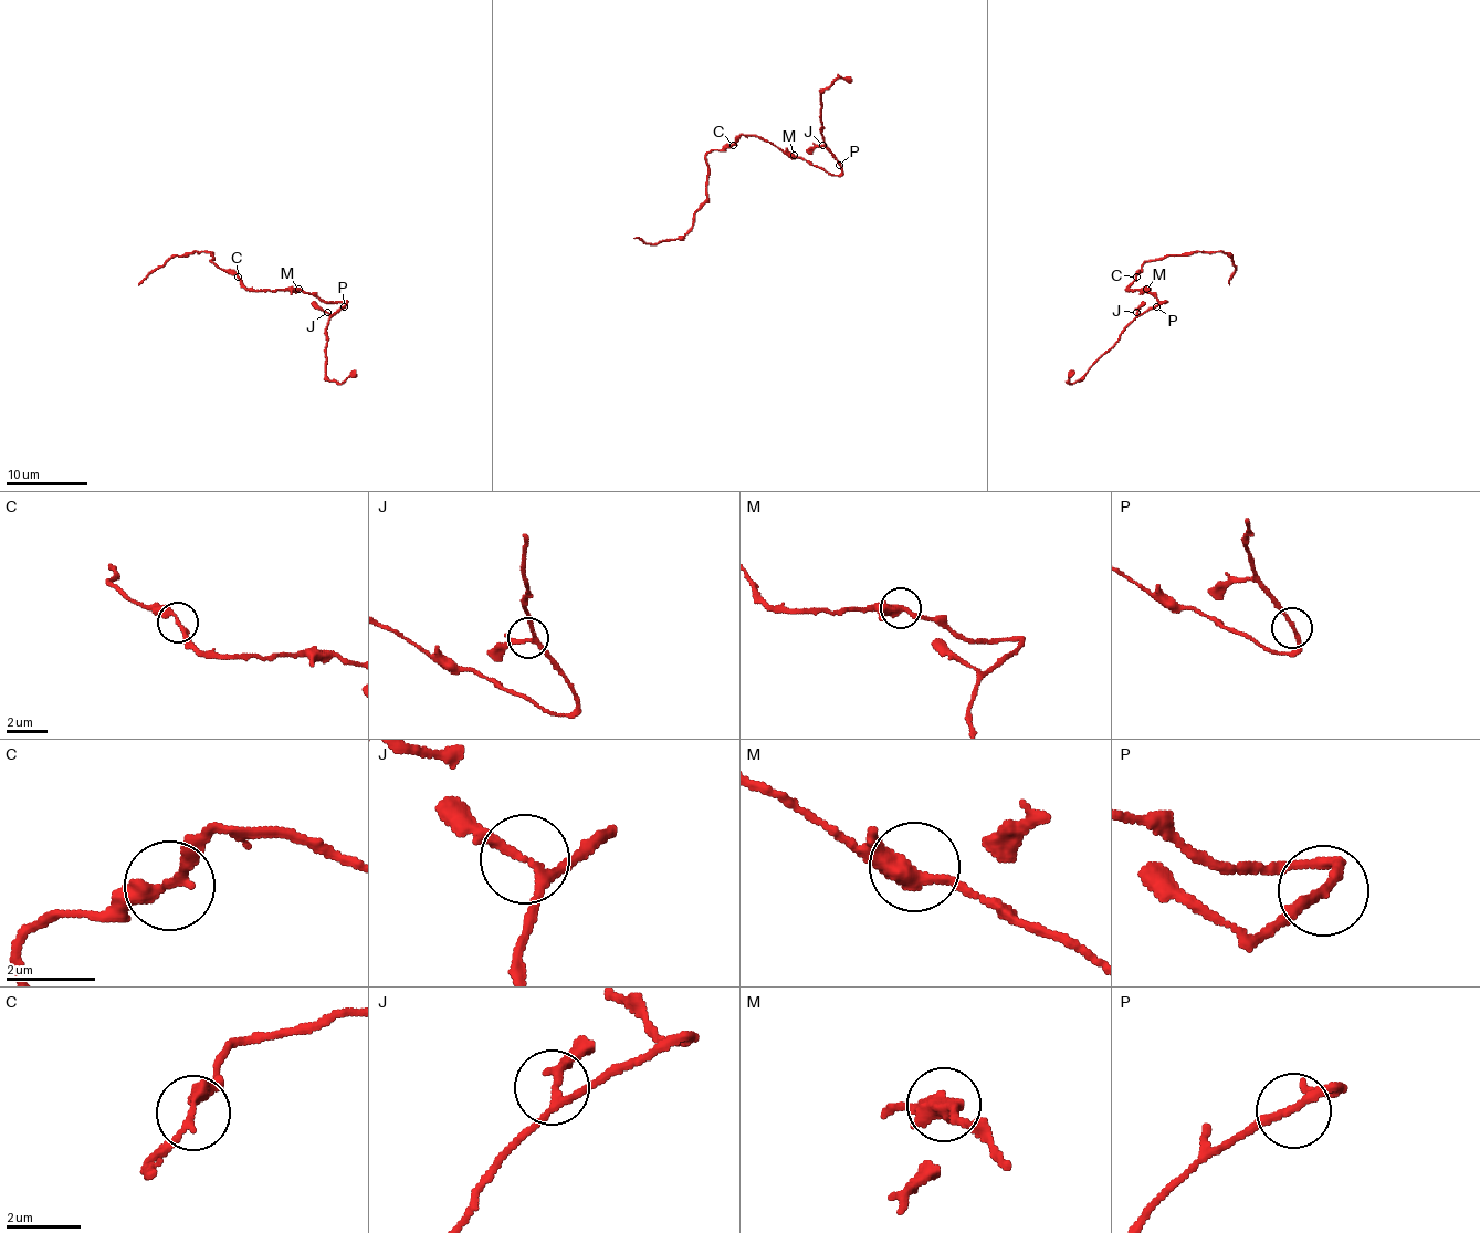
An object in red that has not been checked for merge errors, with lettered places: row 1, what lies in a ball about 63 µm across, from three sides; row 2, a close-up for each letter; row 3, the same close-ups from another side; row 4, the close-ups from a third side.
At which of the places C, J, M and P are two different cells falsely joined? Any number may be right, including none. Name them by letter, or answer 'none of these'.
none of these

